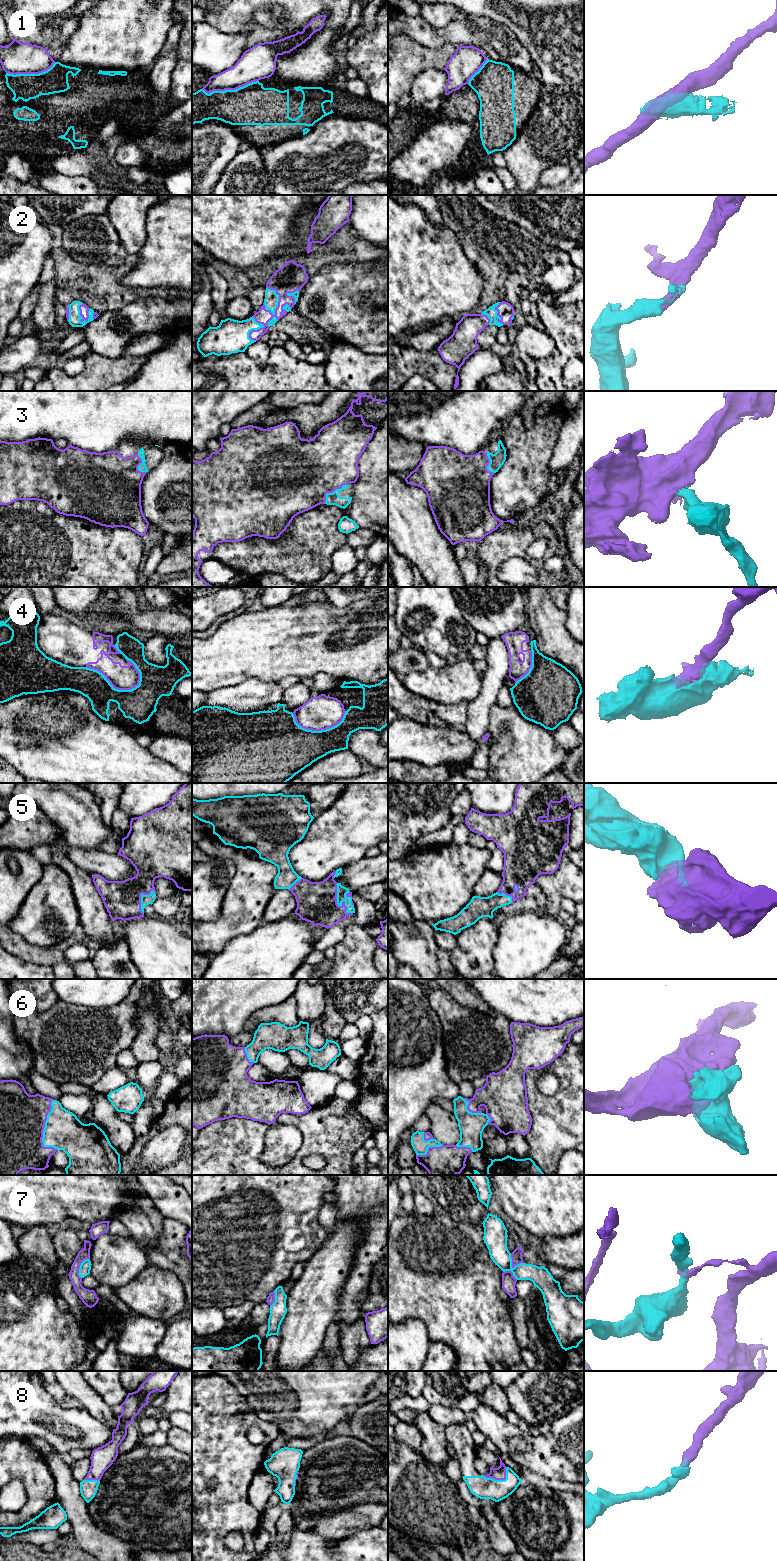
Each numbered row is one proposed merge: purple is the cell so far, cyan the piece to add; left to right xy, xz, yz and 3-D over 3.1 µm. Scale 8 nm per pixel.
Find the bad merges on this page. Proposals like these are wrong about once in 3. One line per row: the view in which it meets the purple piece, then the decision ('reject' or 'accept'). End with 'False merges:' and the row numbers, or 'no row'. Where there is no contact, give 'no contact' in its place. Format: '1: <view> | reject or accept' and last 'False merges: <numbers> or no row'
1: xz | reject
2: xz | accept
3: xz | accept
4: xy | reject
5: xz | accept
6: xy | accept
7: yz | reject
8: yz | accept
False merges: 1, 4, 7

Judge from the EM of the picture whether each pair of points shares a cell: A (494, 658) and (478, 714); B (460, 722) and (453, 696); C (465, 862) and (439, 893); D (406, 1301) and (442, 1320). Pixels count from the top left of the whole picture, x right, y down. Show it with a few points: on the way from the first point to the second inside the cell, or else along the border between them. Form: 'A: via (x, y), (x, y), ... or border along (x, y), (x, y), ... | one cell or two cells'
A: via (494, 672), (494, 678), (485, 700) | one cell
B: border along (468, 702), (461, 701), (457, 704) | two cells
C: via (459, 870), (444, 885) | one cell
D: via (415, 1301), (423, 1301), (433, 1311) | one cell

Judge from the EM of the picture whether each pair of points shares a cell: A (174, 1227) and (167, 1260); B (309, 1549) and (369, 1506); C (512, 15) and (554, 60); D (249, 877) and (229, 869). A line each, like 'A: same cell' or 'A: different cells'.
A: same cell
B: different cells
C: same cell
D: different cells

